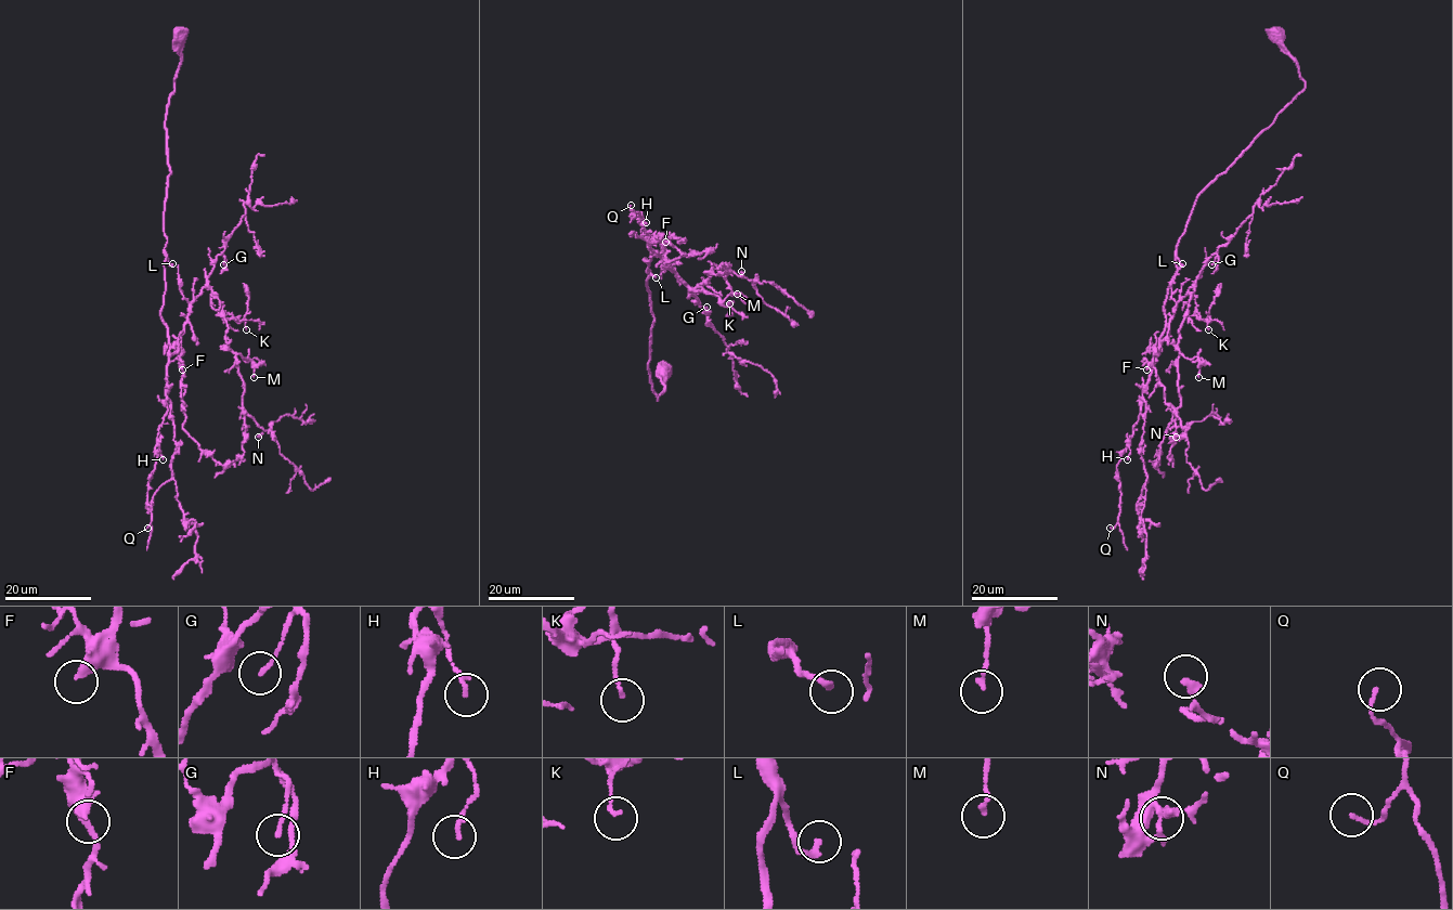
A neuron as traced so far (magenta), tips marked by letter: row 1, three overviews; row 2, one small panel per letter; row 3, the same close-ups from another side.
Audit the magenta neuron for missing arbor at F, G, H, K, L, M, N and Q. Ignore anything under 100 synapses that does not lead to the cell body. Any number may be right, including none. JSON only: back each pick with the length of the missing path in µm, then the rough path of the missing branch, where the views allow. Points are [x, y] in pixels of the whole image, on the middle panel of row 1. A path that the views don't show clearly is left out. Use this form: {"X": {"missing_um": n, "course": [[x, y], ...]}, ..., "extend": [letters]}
{"L": {"missing_um": 70, "course": [[656, 277], [665, 285], [658, 289], [658, 297], [670, 327], [670, 371], [687, 401], [699, 401], [701, 395]]}, "extend": ["L"]}

